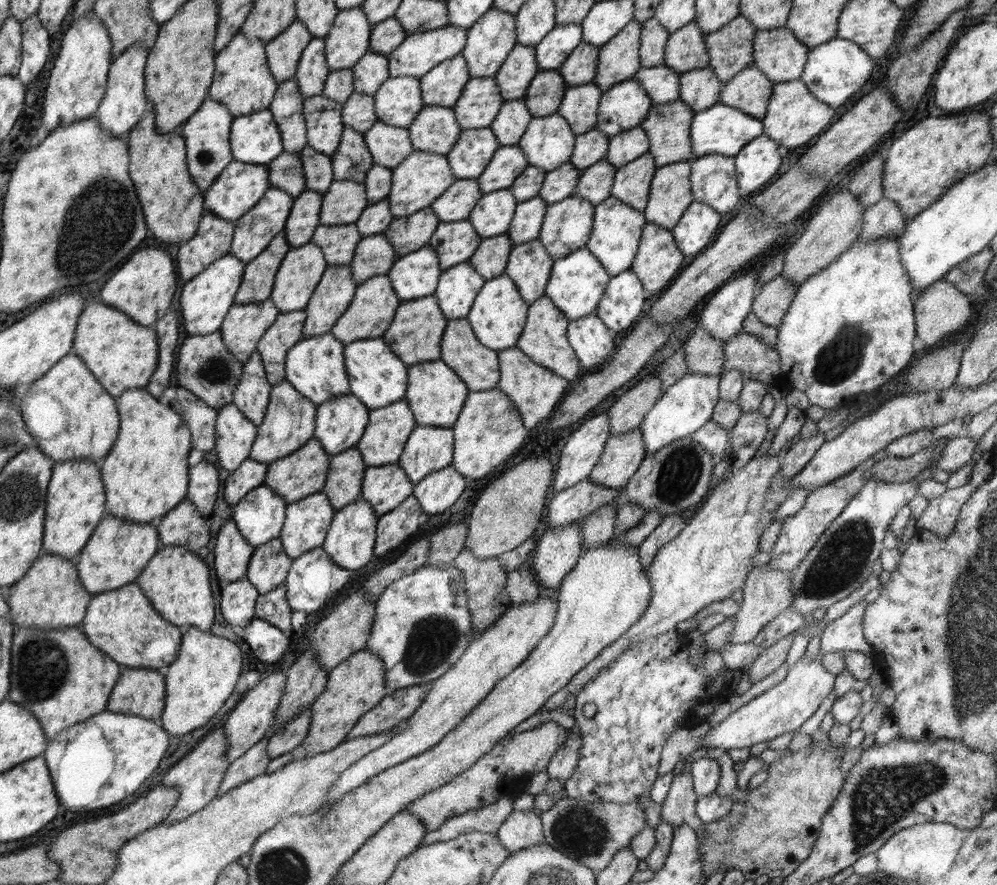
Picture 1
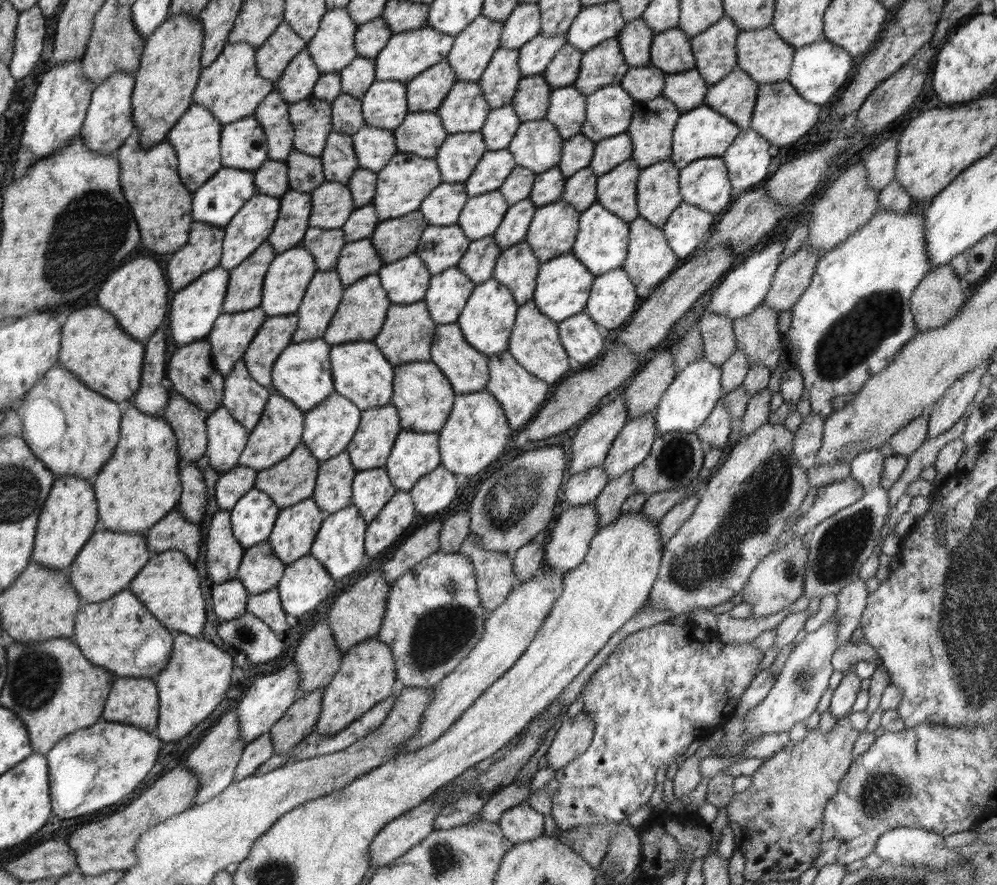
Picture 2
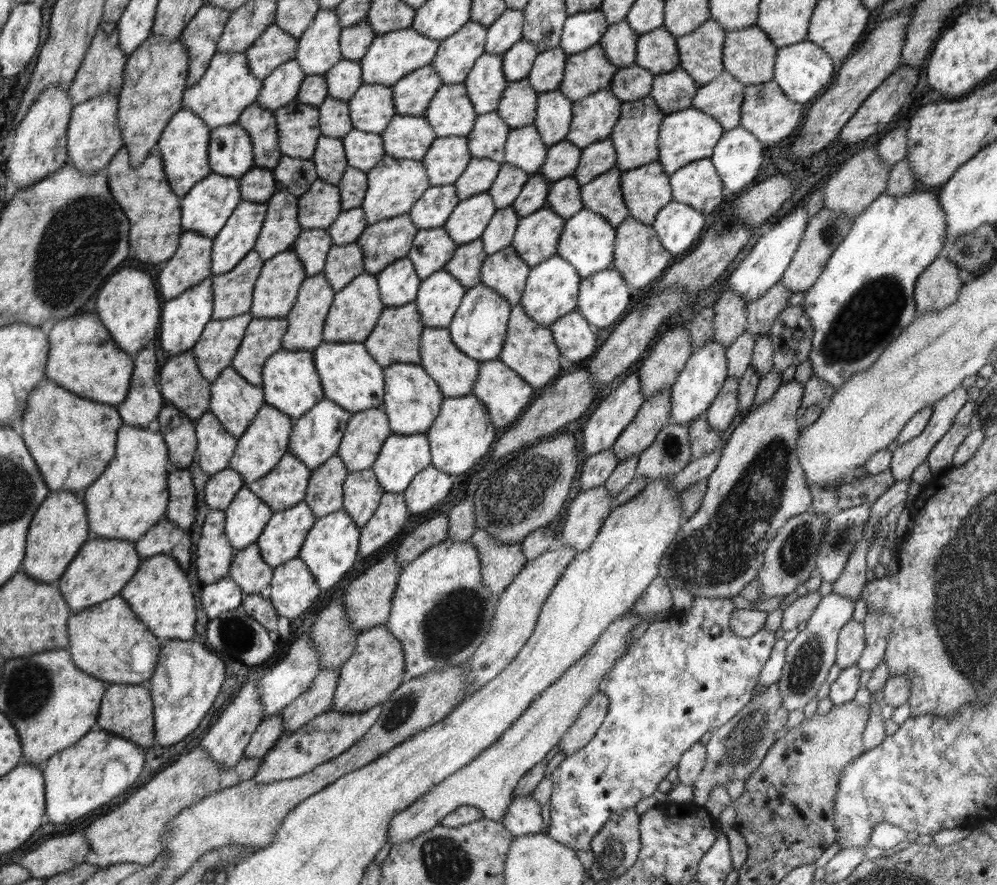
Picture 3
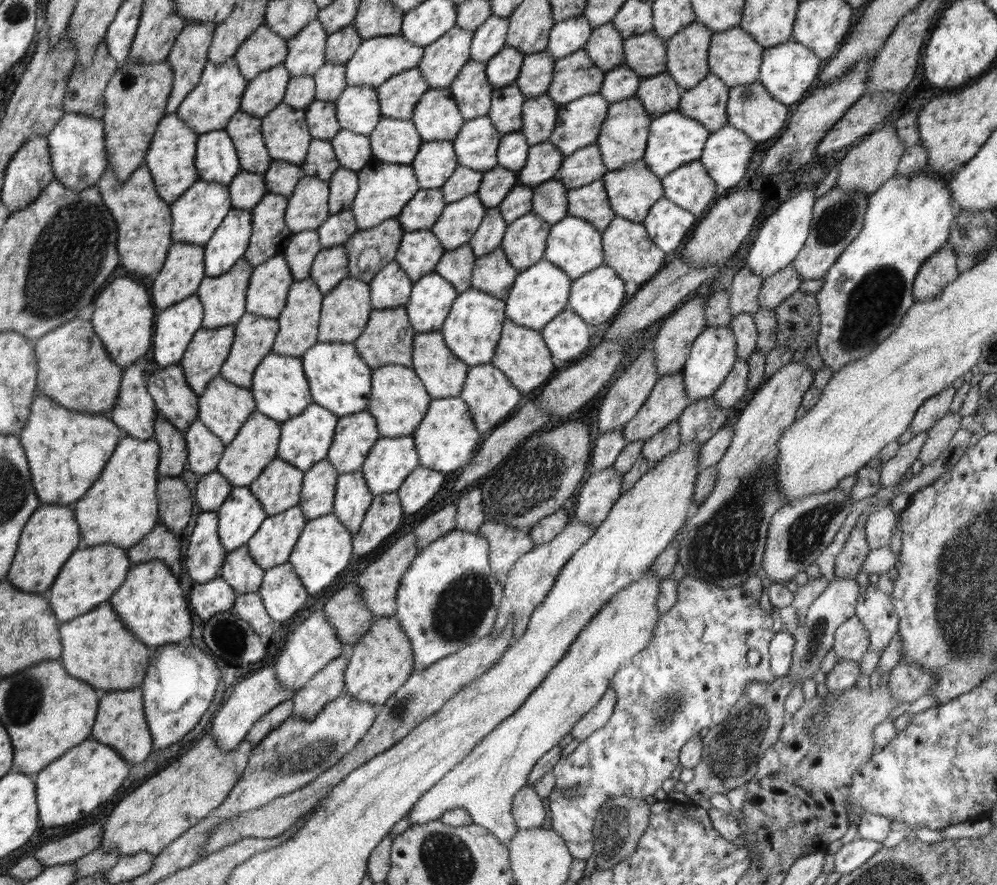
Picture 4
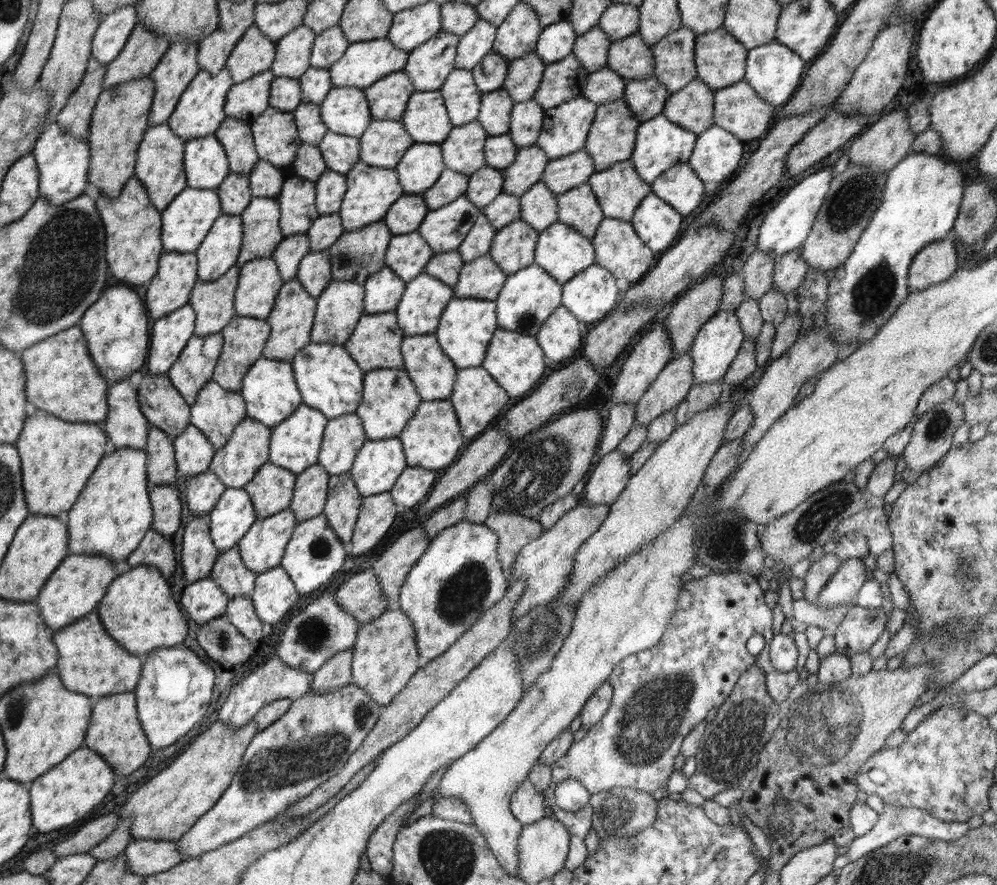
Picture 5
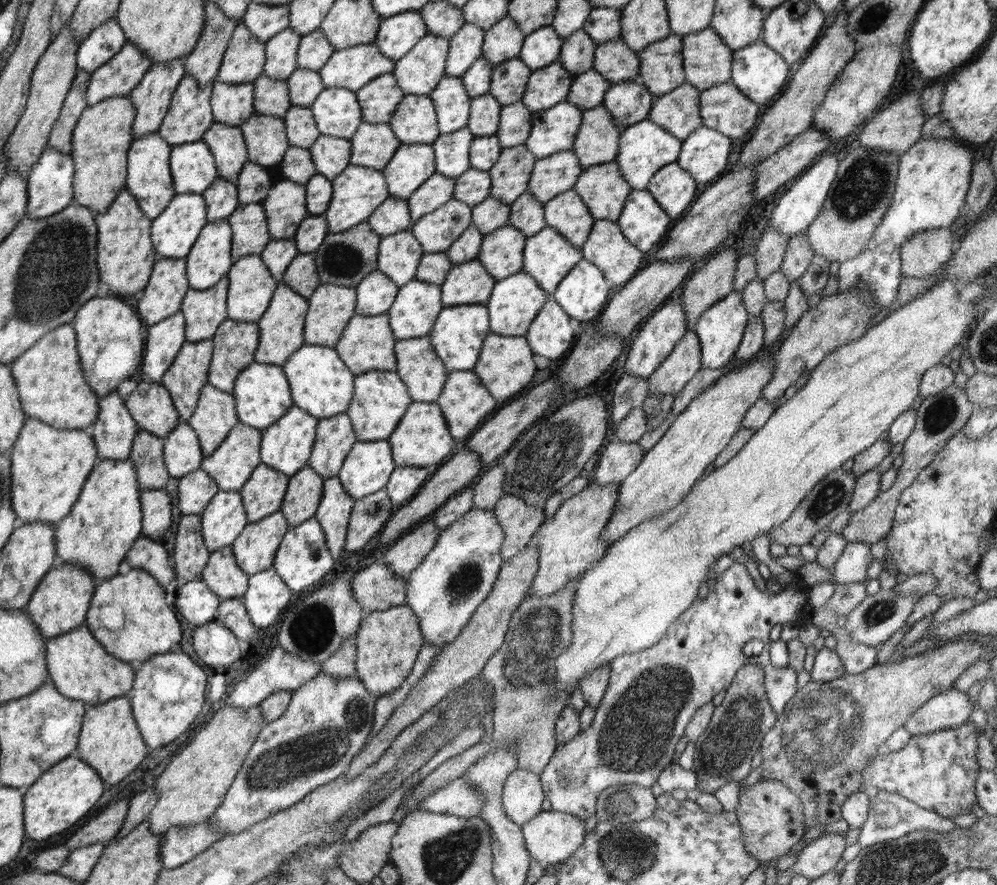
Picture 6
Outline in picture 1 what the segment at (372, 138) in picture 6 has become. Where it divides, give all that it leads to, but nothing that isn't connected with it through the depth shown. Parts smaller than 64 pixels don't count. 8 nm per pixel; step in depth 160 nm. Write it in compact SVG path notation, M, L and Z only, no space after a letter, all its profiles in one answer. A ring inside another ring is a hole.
M425 106L407 126L414 151L447 155L461 135L453 108Z

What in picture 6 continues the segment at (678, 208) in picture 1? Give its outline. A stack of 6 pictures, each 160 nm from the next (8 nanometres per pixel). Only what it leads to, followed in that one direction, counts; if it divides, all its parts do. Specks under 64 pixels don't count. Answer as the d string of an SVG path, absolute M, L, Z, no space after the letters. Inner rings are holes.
M614 160L601 165L588 165L582 169L573 189L580 195L595 219L617 222L625 205L626 197L629 196L633 188L626 182L618 163Z

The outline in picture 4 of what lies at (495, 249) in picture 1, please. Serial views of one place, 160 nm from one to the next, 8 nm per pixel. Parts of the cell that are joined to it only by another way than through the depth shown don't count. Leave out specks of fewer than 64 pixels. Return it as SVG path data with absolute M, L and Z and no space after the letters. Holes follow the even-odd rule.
M468 242L457 249L444 251L443 258L440 258L433 272L443 276L456 292L461 293L471 288L472 269L476 259Z

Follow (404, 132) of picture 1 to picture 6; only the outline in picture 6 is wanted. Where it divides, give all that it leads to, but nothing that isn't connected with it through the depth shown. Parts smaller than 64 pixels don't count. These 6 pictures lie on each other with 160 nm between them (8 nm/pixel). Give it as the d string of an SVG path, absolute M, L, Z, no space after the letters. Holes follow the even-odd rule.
M322 134L310 146L309 151L316 172L332 180L350 165L352 145L349 139Z

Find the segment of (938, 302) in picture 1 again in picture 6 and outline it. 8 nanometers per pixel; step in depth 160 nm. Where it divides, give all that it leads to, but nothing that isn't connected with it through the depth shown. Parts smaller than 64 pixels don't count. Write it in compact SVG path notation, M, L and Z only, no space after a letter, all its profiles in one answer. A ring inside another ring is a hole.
M949 228L925 230L922 233L913 234L901 246L901 271L903 276L911 276L912 278L933 278L935 272L944 267L947 260L953 255L952 248L952 232Z

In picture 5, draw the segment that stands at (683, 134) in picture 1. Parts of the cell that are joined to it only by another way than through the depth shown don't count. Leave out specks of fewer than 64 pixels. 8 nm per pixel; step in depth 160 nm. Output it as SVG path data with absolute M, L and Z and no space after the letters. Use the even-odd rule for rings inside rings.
M624 99L598 105L585 142L585 151L592 157L596 171L609 169L614 163L628 160L634 150L640 121L628 109Z

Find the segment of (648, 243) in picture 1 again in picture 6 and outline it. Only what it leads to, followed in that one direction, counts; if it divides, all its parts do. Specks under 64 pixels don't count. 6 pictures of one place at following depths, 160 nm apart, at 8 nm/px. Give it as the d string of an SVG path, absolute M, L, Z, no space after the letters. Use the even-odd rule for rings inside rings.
M598 219L581 251L583 258L595 264L614 285L624 285L637 274L644 253L630 244L617 222Z

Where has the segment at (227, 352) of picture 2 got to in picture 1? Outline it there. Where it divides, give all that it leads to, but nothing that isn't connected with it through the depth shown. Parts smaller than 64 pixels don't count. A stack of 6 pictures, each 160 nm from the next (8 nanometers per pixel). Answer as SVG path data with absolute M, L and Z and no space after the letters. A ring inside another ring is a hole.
M271 298L264 302L233 304L219 329L226 349L245 363L278 314L281 312Z

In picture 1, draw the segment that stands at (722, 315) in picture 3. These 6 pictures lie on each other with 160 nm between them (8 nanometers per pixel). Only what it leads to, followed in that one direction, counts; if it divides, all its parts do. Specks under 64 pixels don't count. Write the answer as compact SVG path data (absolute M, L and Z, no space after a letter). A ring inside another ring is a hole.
M697 327L682 350L686 361L686 374L720 377L724 364L723 342L710 338L706 329Z

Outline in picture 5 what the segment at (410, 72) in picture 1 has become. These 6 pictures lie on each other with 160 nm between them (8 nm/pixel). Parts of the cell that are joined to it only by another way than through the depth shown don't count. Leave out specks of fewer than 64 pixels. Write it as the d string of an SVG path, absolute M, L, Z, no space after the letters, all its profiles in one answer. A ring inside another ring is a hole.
M387 36L350 43L343 57L329 68L331 83L334 87L368 88L387 74L402 71L406 66L408 55L409 52L394 46Z

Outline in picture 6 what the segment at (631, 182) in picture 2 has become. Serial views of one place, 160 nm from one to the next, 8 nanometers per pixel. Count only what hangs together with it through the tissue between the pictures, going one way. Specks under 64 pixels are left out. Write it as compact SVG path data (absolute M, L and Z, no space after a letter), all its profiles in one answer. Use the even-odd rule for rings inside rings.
M572 188L557 194L544 205L546 227L557 230L572 246L582 248L595 218Z

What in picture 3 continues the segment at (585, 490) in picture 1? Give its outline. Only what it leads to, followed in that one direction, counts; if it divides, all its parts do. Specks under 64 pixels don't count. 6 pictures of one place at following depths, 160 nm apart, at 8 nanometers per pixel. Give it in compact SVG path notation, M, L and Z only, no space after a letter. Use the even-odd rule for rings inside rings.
M612 449L602 450L586 459L580 472L581 491L602 486L618 464Z

